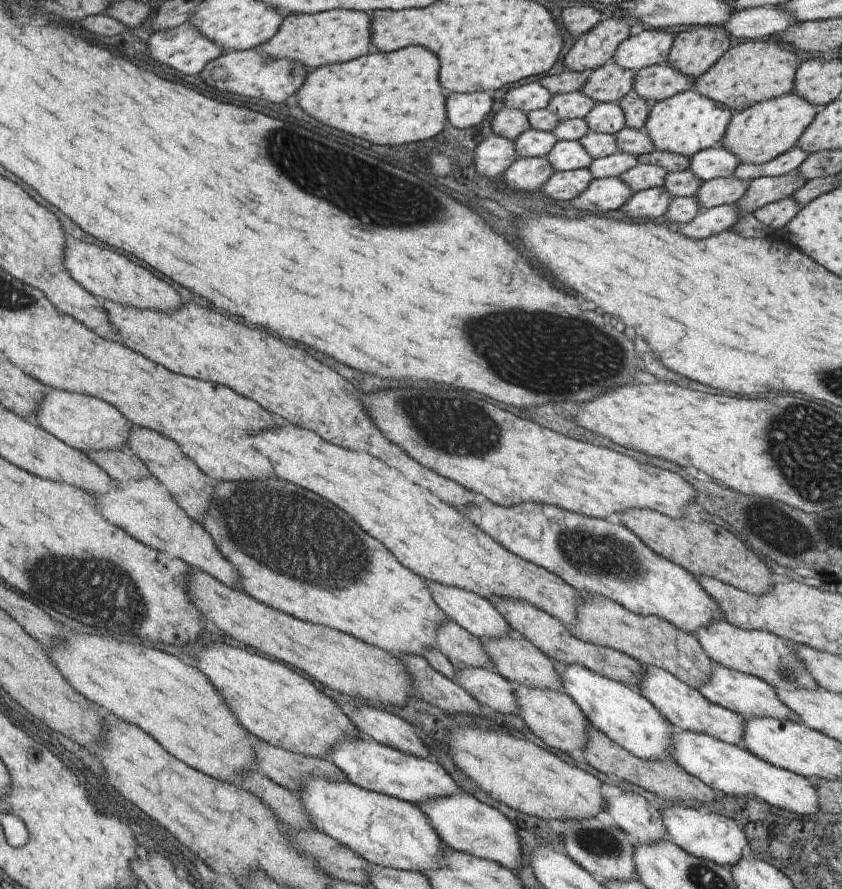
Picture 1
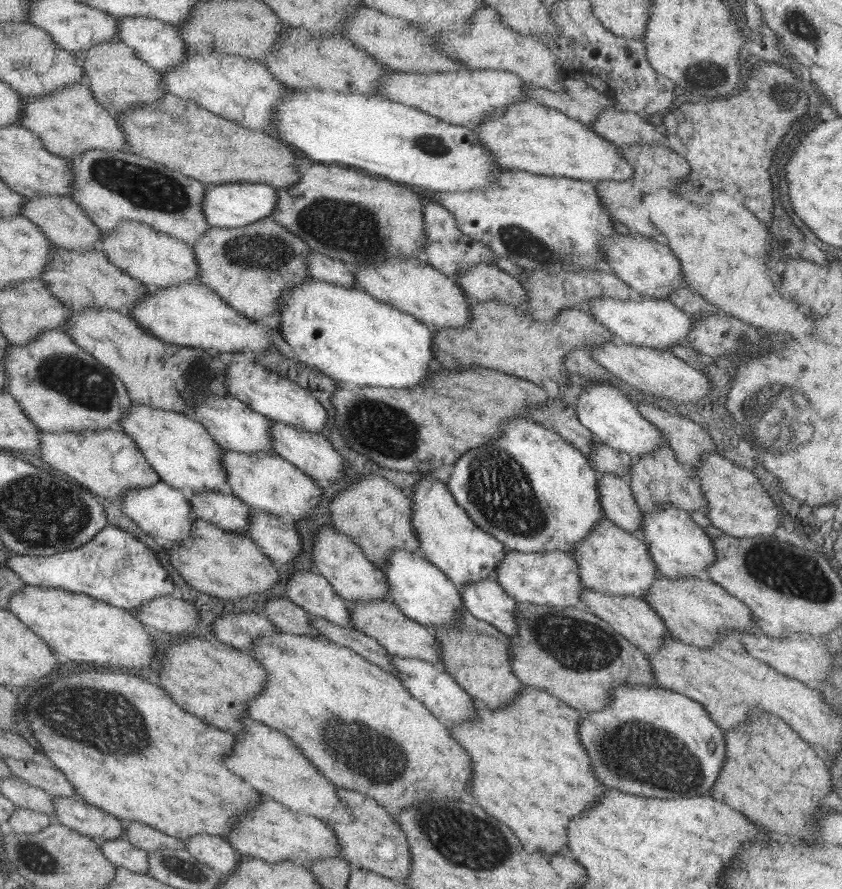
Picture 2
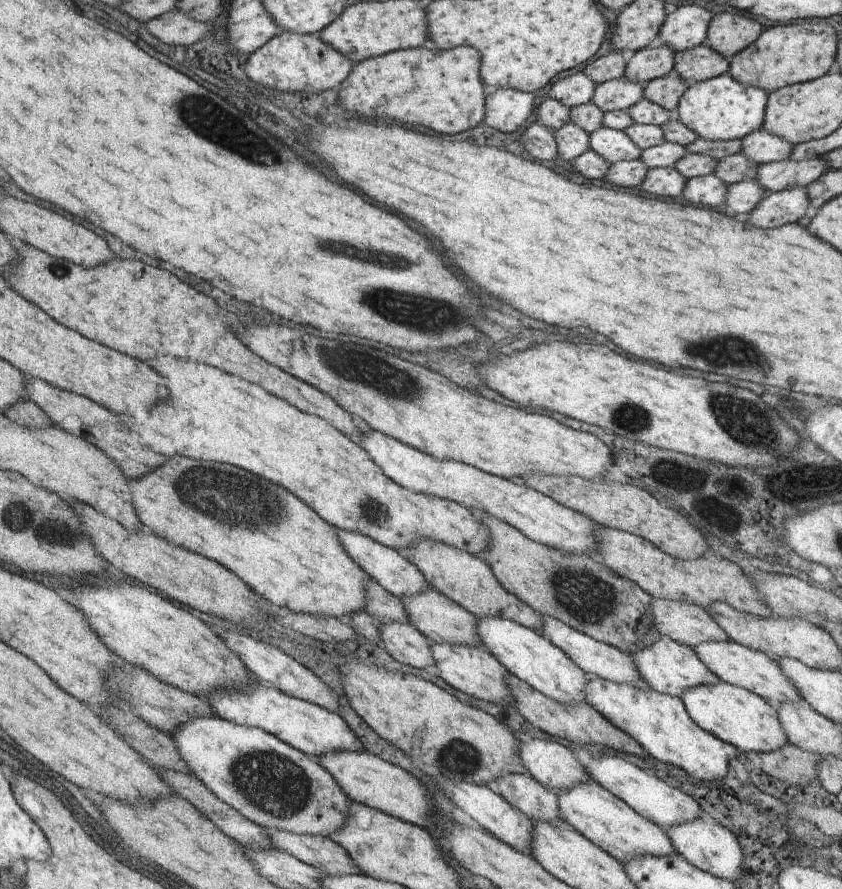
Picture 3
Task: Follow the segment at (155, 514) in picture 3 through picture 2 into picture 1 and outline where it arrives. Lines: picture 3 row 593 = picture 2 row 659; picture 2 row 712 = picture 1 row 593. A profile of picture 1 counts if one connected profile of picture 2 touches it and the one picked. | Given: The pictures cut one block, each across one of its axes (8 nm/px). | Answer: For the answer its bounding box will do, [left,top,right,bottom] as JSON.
[199,480,448,656]

